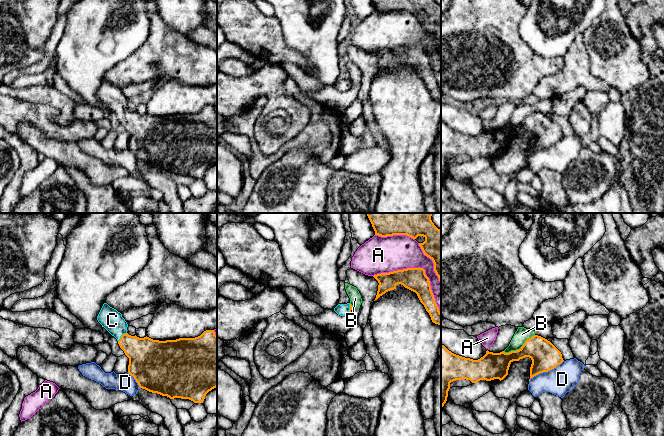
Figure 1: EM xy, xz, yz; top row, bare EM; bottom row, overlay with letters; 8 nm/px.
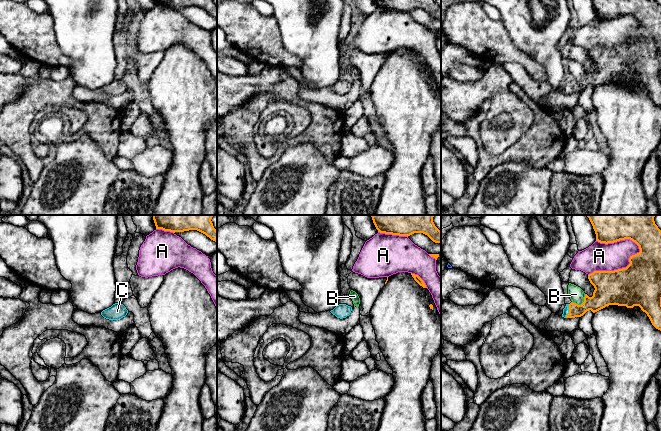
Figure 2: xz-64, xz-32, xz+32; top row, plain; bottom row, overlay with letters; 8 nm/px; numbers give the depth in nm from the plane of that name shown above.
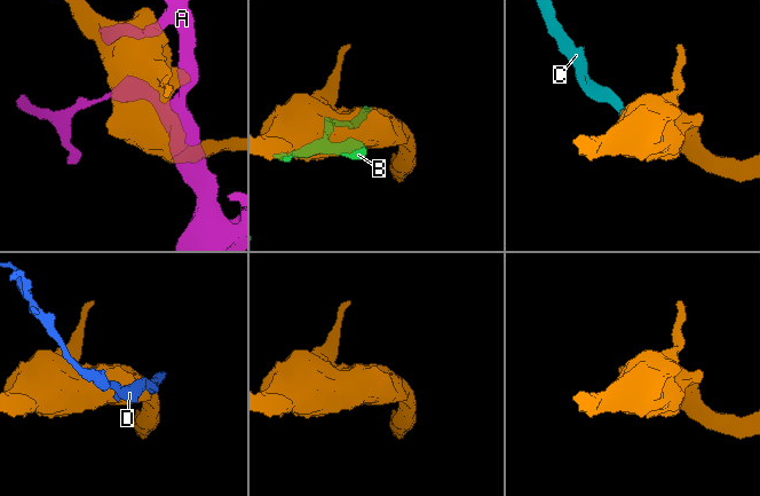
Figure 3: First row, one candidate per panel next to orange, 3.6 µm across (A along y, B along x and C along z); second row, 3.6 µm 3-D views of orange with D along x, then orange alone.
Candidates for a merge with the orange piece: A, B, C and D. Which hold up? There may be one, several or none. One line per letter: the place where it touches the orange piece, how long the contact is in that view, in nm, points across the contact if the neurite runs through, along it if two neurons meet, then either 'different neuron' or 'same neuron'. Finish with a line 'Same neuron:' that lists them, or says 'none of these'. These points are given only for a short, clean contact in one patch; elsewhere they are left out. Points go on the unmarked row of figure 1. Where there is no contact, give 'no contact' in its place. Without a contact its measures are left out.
A: meets orange in xz at (420, 44); contact 600 nm long; different neuron
B: meets orange in yz at (519, 125); contact 300 nm long; different neuron
C: meets orange in xy at (121, 112); contact 100 nm long; runs through xy (145, 131), (121, 112), (112, 96); same neuron
D: meets orange in yz at (545, 147); contact 320 nm long; different neuron
Same neuron: C

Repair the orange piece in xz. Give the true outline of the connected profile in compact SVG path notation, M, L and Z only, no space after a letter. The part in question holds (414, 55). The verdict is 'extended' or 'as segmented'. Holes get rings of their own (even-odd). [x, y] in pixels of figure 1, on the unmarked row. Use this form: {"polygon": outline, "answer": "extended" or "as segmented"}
{"polygon": "M407 44L373 52L379 59L375 76L390 66L396 65L398 60L415 68L429 89L433 99L441 101L441 88L435 78L429 54L423 44Z", "answer": "as segmented"}

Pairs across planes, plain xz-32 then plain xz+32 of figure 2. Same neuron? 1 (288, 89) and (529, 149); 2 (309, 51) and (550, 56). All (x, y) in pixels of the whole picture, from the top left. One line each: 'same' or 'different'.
1: same
2: same

